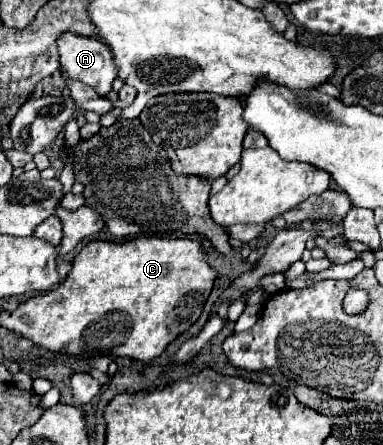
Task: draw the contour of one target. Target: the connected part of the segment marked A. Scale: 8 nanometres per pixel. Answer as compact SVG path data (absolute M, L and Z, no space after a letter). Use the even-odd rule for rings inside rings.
M62 34L60 42L60 74L80 80L92 86L100 96L112 90L116 76L116 64L112 64L112 52L96 38L82 38L76 34Z

